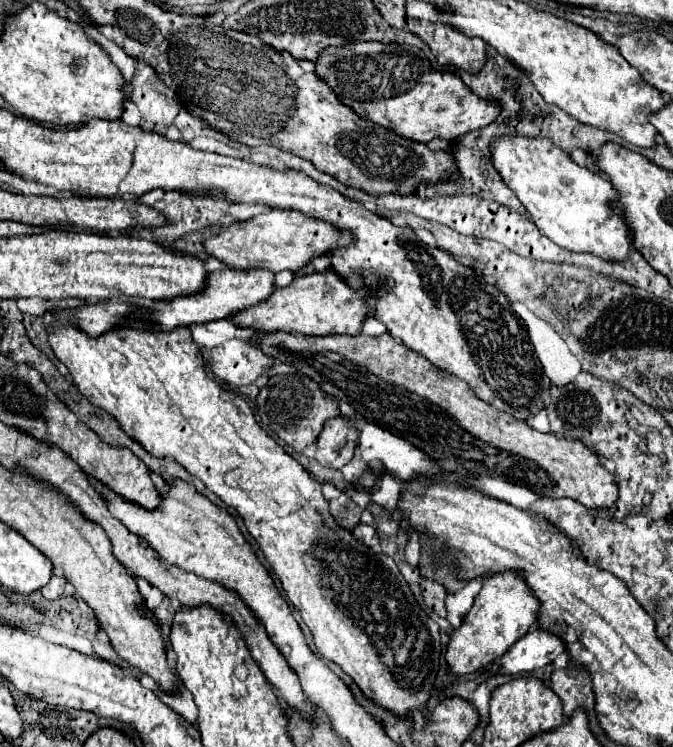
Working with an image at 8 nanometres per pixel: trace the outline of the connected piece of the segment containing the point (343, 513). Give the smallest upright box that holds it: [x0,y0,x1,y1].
[330,493,362,531]

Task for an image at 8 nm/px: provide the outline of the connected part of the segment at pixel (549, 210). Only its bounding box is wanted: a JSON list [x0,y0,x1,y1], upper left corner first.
[490,135,634,261]

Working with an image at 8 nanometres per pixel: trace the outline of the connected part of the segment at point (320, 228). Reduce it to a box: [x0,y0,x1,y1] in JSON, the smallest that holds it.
[204,209,352,273]

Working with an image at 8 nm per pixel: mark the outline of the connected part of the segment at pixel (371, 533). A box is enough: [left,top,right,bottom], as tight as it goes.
[352,523,380,547]

